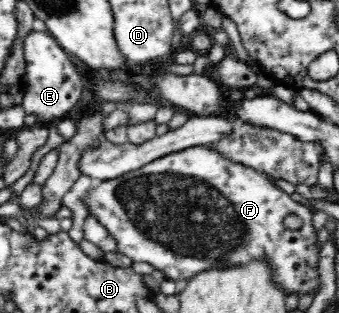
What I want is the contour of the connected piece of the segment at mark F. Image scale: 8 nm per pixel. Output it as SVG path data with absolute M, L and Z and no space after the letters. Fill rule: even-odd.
M208 144L186 148L168 156L162 156L160 159L154 160L150 164L146 164L132 172L127 172L118 178L95 182L89 188L87 192L88 198L86 198L85 202L89 219L98 219L98 223L104 226L104 229L108 229L108 233L117 242L118 252L129 256L133 262L148 262L155 269L161 270L165 274L166 279L187 282L191 276L197 275L199 272L208 270L209 268L222 265L225 269L234 265L246 264L252 259L264 259L268 263L270 271L272 271L272 281L286 291L286 296L289 294L299 294L299 296L302 296L312 291L316 294L320 286L320 279L318 279L318 253L320 251L320 245L318 245L318 239L316 238L318 230L316 231L313 228L311 211L308 207L304 207L303 203L300 204L290 199L290 195L277 187L274 181L267 175L252 168L244 167L240 163L224 159L218 153L217 147L215 144ZM289 214L296 215L302 220L301 228L298 228L298 230L290 230L290 228L284 226L284 218Z

